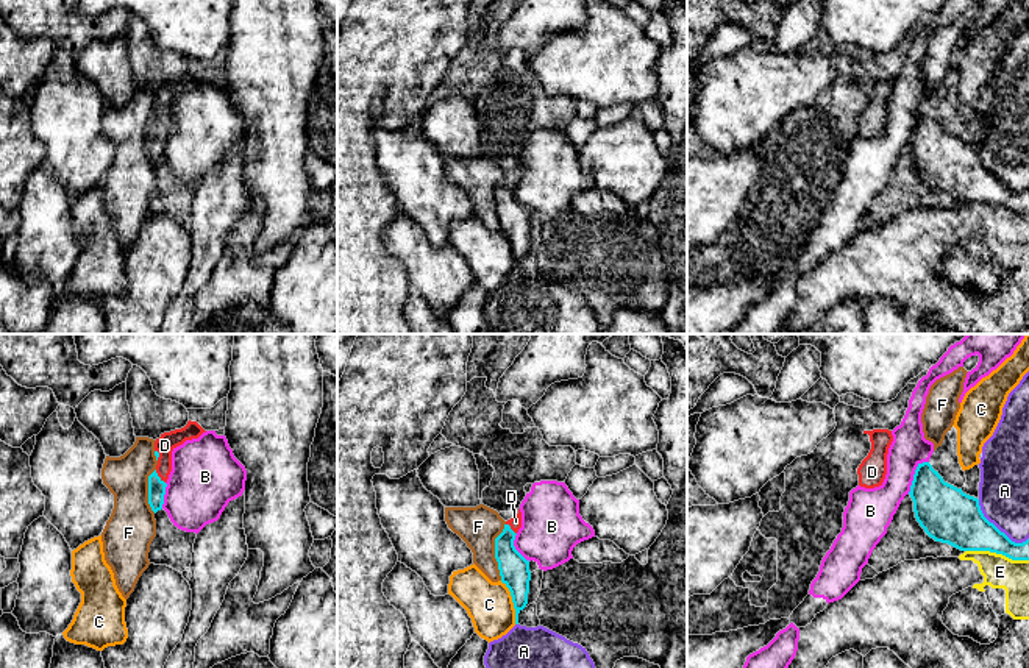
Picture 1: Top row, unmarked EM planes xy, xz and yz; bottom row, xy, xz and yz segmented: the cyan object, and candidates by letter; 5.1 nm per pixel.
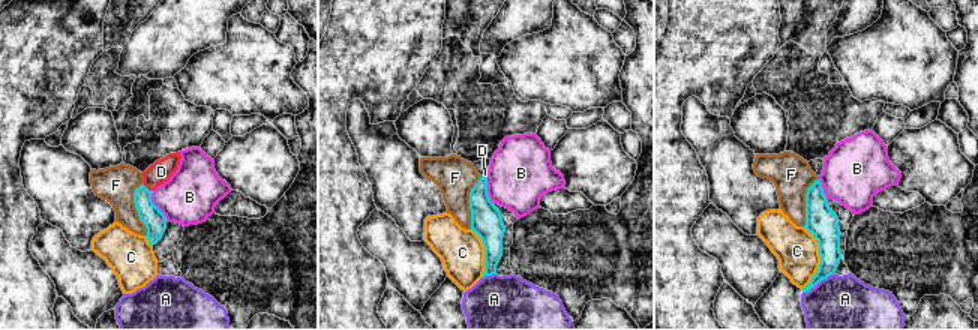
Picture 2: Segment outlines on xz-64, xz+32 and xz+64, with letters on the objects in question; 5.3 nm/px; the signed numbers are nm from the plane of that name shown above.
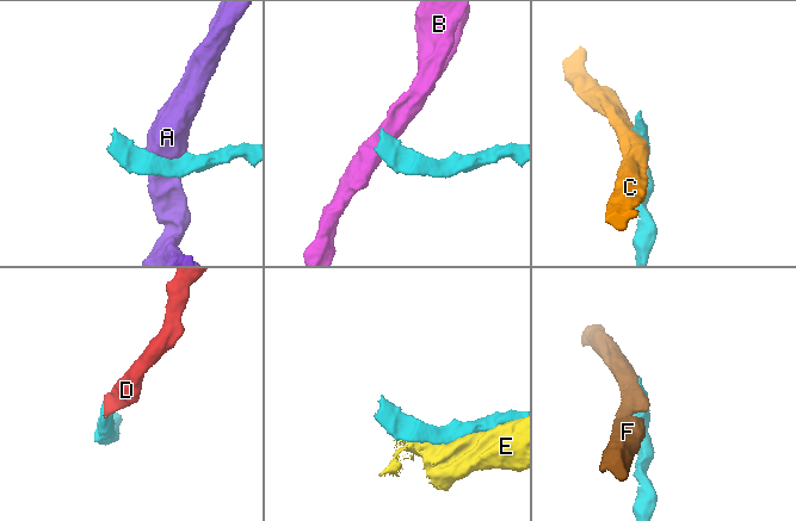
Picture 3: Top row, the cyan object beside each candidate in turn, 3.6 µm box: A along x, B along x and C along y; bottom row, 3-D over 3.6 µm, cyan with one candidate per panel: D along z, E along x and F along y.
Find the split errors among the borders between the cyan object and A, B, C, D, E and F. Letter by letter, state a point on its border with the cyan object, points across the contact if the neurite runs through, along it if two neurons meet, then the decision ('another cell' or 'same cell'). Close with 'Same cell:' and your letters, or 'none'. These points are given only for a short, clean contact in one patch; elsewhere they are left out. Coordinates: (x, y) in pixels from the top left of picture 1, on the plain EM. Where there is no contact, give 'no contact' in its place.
A: contact yz (996, 178); another cell
B: contact yz (914, 125); border yz (928, 111), (917, 117), (907, 144); another cell
C: contact xz (512, 252); another cell
D: contact xy (158, 127); way xy (156, 139), (158, 127), (164, 117), (164, 95); same cell
E: contact yz (996, 203); another cell
F: contact xz (495, 202); another cell
Same cell: D

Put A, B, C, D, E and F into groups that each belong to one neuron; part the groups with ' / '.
A / B / C / D / E / F

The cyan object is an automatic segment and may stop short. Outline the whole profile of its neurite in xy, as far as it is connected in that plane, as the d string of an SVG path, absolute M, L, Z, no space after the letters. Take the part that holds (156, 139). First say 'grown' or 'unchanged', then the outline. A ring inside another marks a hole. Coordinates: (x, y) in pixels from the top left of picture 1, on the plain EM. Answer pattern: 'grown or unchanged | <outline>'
grown | M187 72L181 80L161 84L155 92L156 120L148 126L148 155L156 164L162 159L167 130L172 122L172 101L186 91L198 89L206 83L197 72Z

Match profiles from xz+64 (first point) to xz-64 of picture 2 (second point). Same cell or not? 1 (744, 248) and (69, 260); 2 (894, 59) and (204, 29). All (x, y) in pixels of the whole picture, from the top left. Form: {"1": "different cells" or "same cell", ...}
{"1": "same cell", "2": "different cells"}

